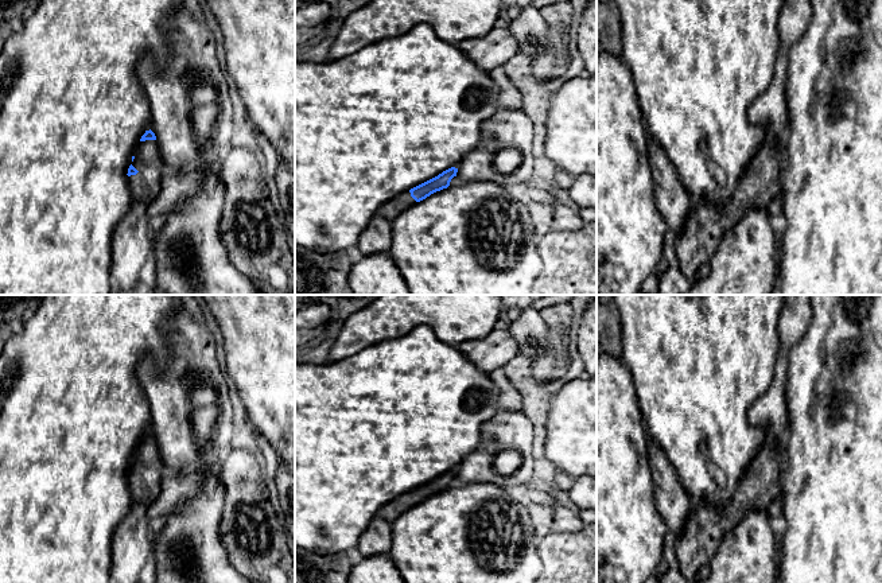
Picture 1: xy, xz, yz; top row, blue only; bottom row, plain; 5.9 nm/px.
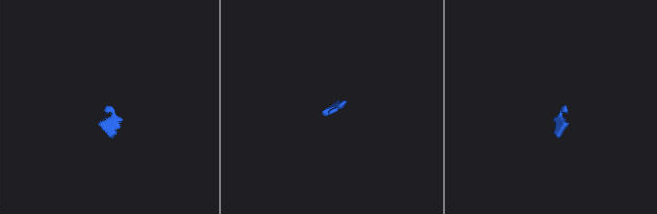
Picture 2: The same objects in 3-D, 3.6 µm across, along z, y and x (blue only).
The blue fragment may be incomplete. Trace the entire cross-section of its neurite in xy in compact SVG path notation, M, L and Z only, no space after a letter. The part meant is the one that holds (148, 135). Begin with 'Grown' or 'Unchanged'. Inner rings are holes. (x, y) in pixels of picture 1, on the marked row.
Grown. M151 129L145 131L127 174L133 199L147 203L159 195L163 167L156 136Z

